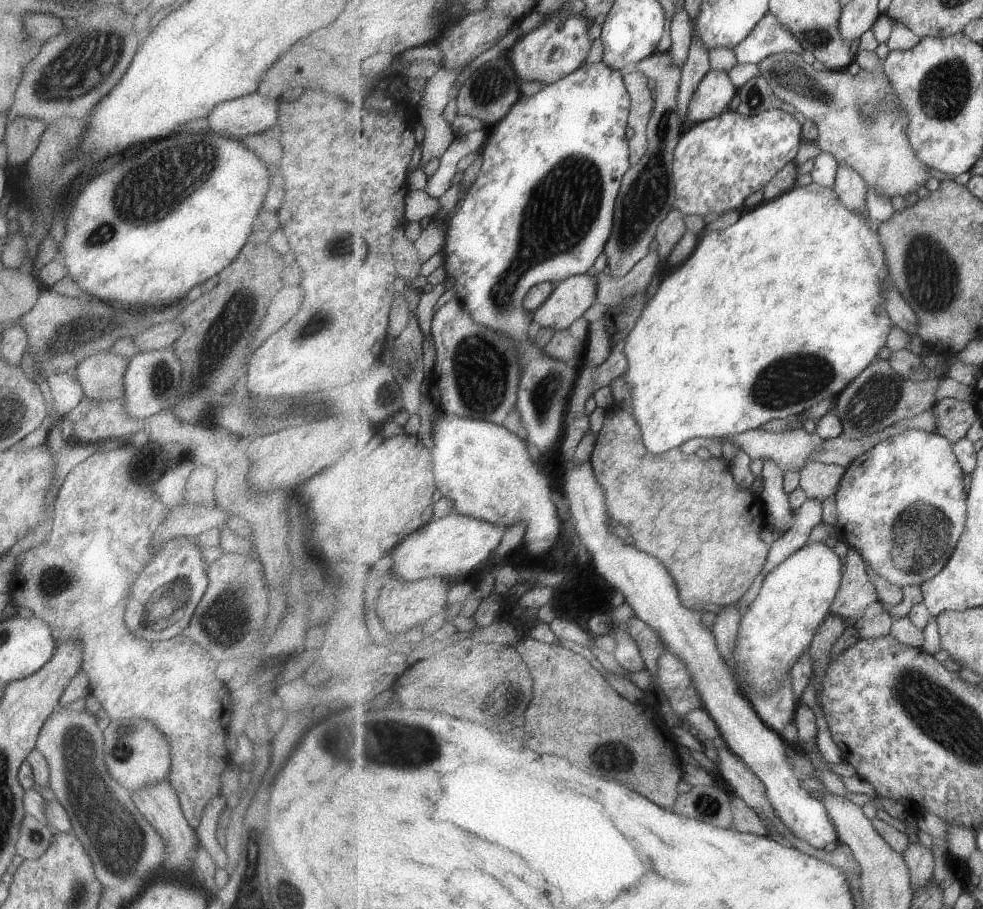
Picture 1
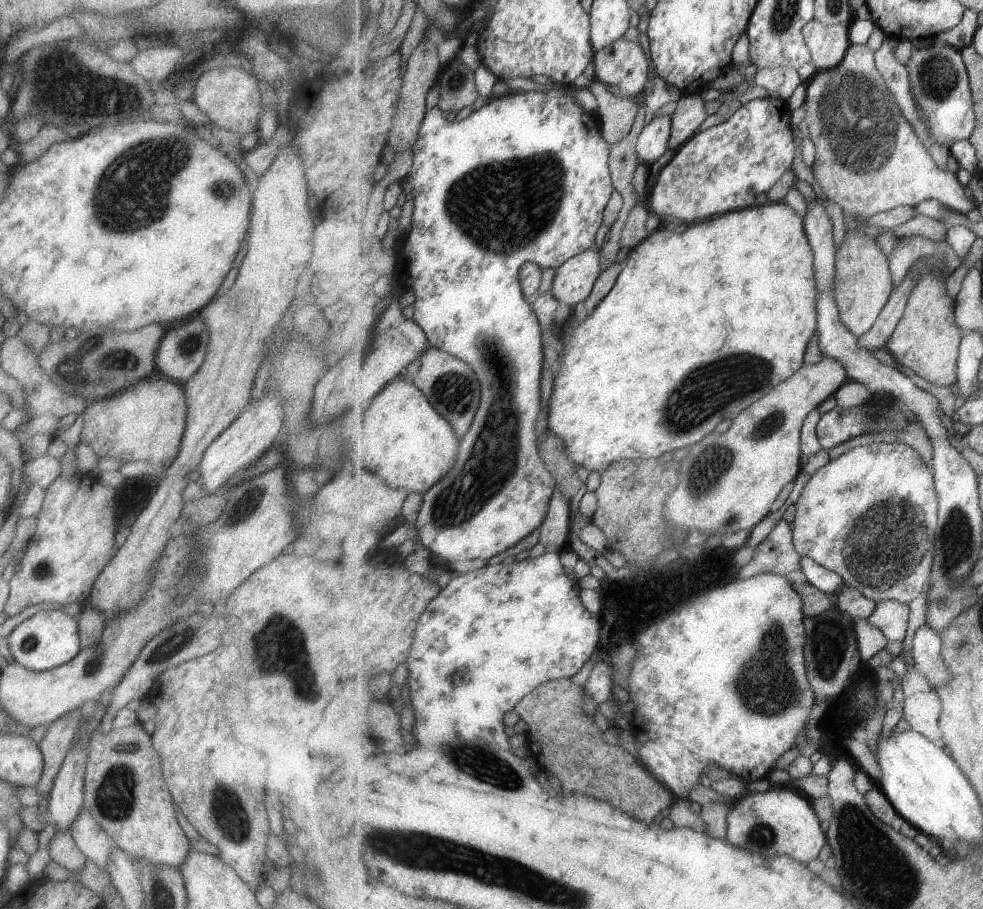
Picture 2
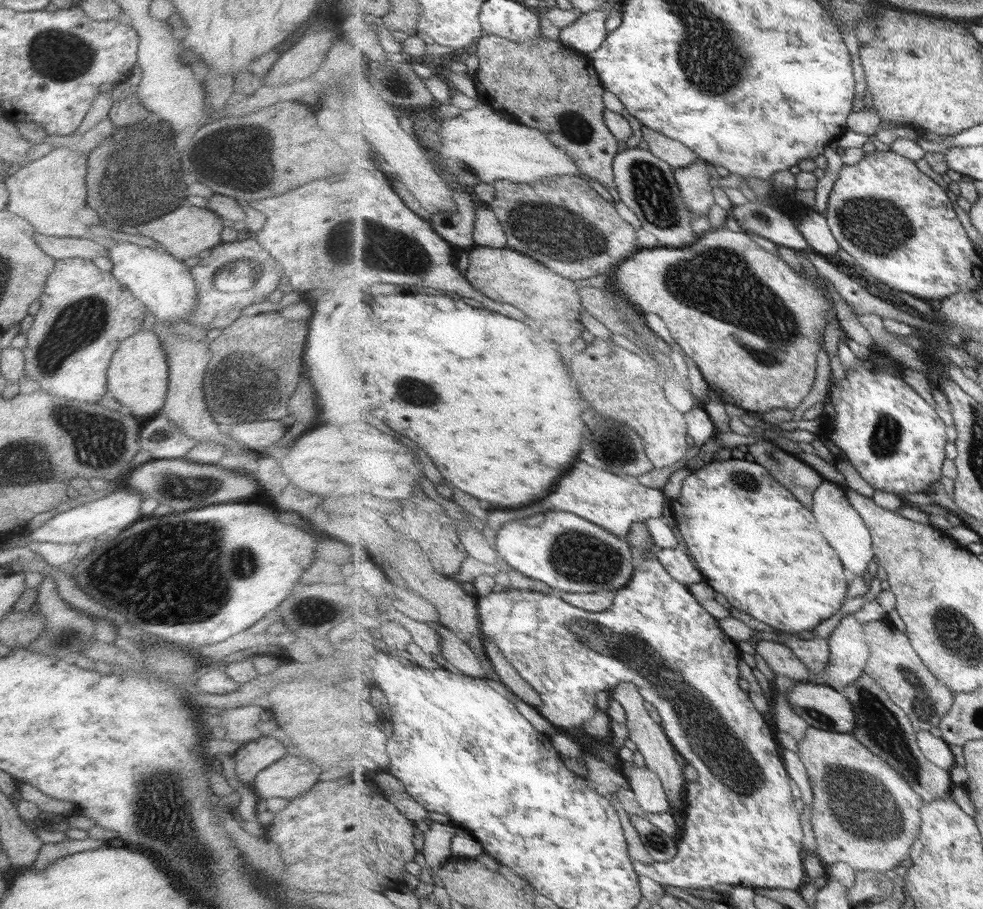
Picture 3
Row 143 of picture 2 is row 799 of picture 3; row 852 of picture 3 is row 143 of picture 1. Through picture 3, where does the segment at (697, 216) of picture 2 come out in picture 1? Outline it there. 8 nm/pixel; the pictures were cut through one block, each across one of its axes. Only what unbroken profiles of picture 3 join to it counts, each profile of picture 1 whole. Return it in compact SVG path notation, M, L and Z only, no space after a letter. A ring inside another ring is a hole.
M730 109L723 112L720 116L714 117L713 119L707 120L705 123L693 125L688 132L684 132L679 140L679 144L674 153L675 161L673 166L673 182L675 182L677 201L673 204L679 212L683 215L700 215L705 216L710 212L717 212L717 214L722 215L724 212L729 212L729 210L739 210L743 209L743 202L751 196L757 190L764 190L767 184L775 178L789 162L795 161L795 156L799 152L801 145L805 143L804 141L804 129L801 122L793 116L793 114L787 114L785 110L780 109L770 109L766 112L761 112L755 115L745 116L737 111L731 111Z

